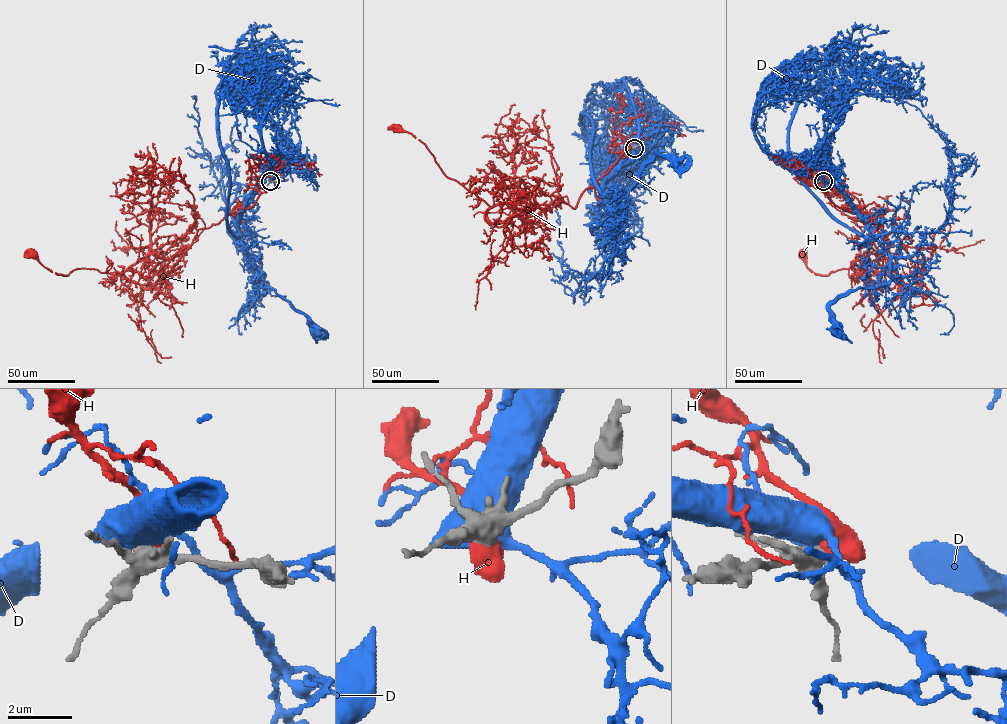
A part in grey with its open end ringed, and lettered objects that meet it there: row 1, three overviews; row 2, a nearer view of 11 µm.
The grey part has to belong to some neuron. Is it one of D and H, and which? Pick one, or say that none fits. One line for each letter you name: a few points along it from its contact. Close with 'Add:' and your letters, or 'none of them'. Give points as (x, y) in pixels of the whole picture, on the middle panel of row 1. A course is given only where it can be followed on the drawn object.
H: course (634, 148), (628, 137), (613, 135), (613, 153), (624, 152), (574, 208), (552, 194), (490, 206), (396, 127)
Add: H

